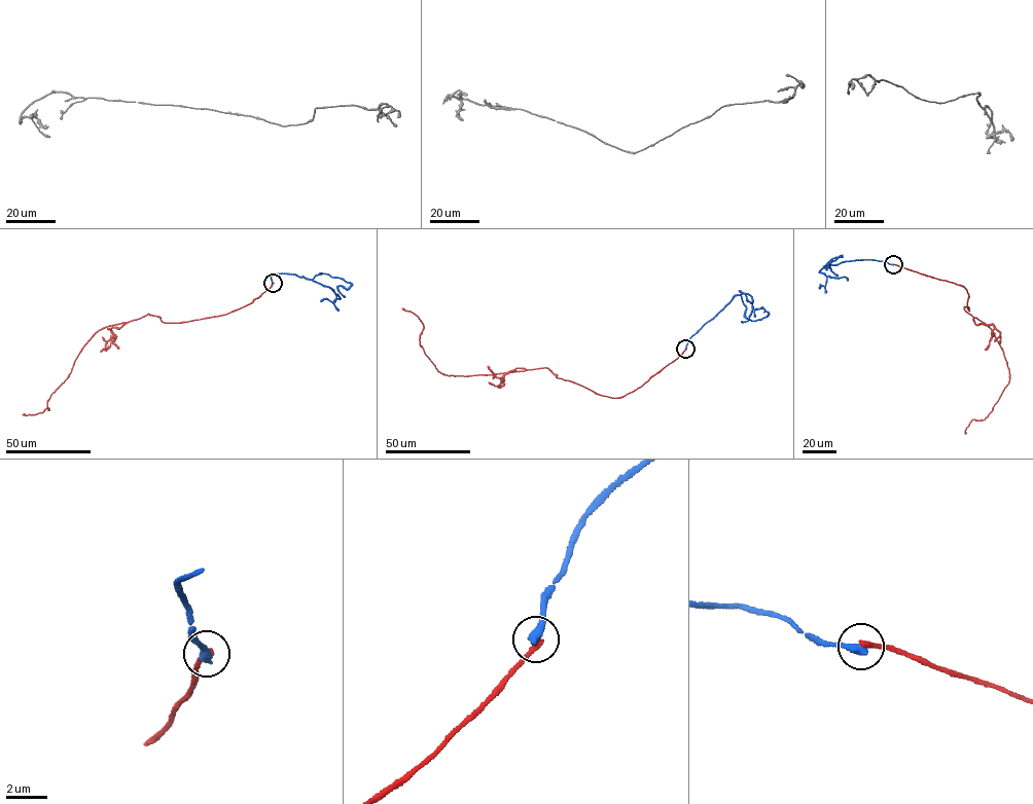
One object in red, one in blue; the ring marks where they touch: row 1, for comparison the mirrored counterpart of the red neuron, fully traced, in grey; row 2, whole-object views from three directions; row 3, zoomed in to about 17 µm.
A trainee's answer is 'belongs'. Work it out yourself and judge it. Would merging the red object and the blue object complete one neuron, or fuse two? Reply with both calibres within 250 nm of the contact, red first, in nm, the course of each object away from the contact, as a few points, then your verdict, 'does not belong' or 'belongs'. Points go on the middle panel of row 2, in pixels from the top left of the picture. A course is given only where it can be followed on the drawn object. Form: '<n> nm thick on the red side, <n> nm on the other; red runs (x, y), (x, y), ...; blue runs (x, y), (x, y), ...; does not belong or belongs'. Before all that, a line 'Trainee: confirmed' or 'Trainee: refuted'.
Trainee: refuted
280 nm thick on the red side, 460 nm on the other; red runs (685, 349), (642, 386), (616, 398), (557, 377), (547, 368), (449, 375), (420, 345), (421, 320), (402, 308); blue runs (685, 349), (735, 295), (741, 296), (748, 319), (768, 314), (760, 307), (755, 317); does not belong

